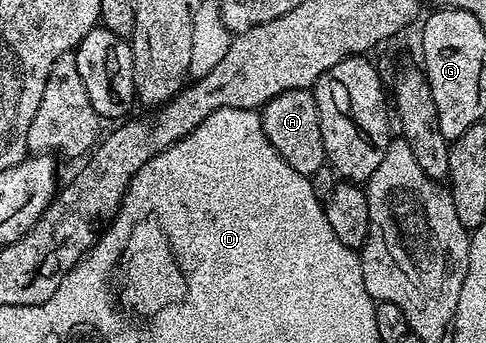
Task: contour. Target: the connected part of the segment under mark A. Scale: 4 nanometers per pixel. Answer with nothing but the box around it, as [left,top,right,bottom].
[260,89,327,178]

